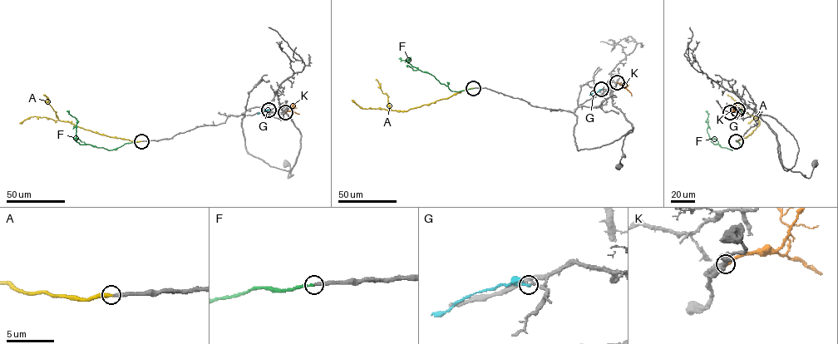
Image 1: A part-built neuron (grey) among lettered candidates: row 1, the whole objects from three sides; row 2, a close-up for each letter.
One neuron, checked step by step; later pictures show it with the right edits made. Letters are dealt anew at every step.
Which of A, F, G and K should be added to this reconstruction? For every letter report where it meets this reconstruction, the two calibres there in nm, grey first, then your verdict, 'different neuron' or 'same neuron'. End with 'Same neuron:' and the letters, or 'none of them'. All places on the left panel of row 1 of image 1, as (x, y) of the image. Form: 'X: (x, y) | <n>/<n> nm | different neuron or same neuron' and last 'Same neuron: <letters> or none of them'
A: (141, 141) | 280/400 nm | same neuron
F: (141, 141) | 280/170 nm | different neuron
G: (268, 110) | 160/220 nm | different neuron
K: (285, 112) | 460/300 nm | different neuron
Same neuron: A

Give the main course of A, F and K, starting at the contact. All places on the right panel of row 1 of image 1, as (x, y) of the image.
A: (736, 140), (750, 135), (759, 121), (743, 111), (741, 106), (727, 95)
F: (736, 141), (739, 143), (738, 147), (732, 149), (711, 142), (707, 130), (707, 110)
K: (730, 112), (744, 114)

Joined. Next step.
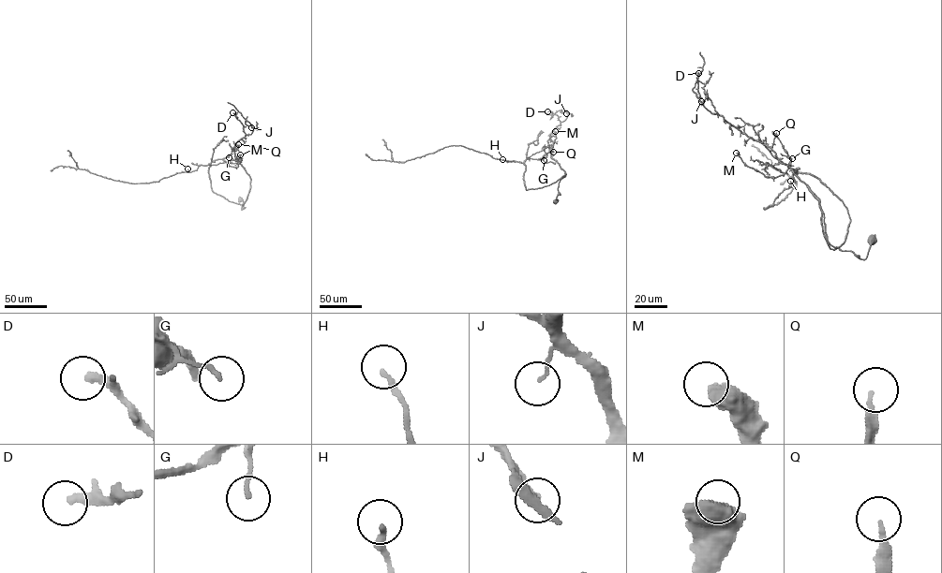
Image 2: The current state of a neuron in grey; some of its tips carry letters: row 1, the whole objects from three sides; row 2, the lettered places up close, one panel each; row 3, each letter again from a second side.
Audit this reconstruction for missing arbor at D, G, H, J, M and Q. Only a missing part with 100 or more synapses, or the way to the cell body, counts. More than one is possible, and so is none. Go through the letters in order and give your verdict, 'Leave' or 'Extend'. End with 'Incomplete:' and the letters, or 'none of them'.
D: Leave
G: Leave
H: Leave
J: Leave
M: Leave
Q: Leave
Incomplete: none of them

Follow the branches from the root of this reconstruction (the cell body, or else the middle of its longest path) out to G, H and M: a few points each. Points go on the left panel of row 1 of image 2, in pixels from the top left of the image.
G: (241, 199), (242, 210), (250, 185), (247, 198), (241, 204), (230, 201), (212, 190), (209, 164), (229, 157)
H: (241, 199), (242, 210), (250, 185), (246, 201), (239, 204), (212, 190), (211, 165), (187, 168)
M: (241, 199), (242, 210), (250, 185), (242, 204), (230, 201), (208, 172), (218, 159), (237, 167), (240, 154)

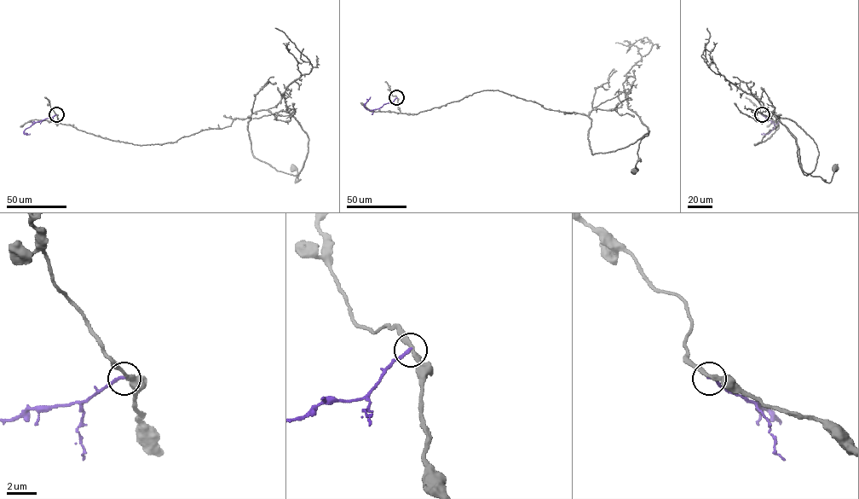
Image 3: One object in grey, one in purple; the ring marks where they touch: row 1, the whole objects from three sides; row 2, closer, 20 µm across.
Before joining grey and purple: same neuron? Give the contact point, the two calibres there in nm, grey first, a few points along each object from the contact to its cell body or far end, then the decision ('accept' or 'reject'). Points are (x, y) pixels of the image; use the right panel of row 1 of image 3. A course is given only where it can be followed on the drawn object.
at (762, 114); 280 nm thick on the grey side, 170 nm on the other; grey runs (762, 114), (778, 128), (754, 144), (790, 118), (819, 153), (805, 175), (798, 147), (807, 173), (834, 168); purple runs (762, 114), (772, 121), (775, 127), (766, 134), (761, 134); reject

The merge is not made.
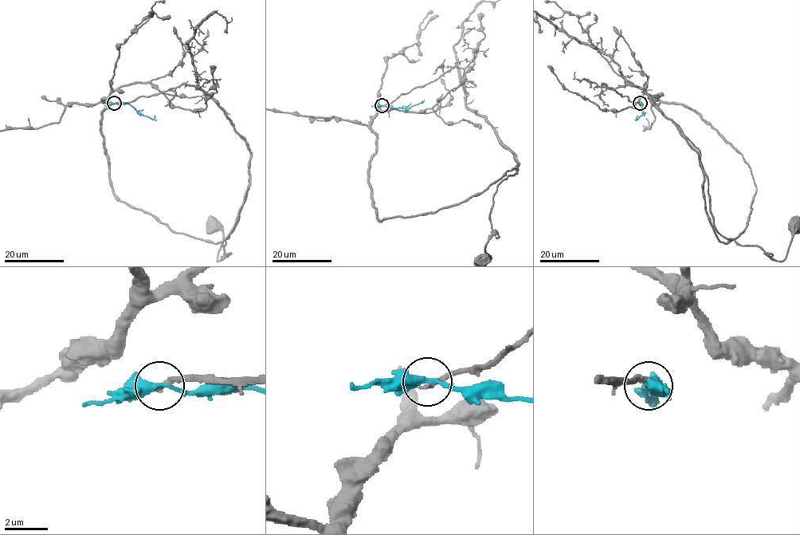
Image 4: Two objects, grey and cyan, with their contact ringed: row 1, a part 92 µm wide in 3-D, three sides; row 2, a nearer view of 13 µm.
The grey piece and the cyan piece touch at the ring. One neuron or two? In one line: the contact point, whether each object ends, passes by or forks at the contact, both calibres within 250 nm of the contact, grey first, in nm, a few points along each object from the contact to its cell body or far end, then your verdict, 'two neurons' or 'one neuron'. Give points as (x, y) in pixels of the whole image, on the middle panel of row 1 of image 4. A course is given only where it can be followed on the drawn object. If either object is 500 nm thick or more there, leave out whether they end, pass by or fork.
(382, 105) | grey ends | cyan passes by | 220/320 nm | grey via (382, 105), (453, 67), (464, 70), (465, 105), (518, 164), (496, 192), (485, 251), (491, 257), (482, 260) | cyan via (382, 105), (409, 108), (424, 100) | two neurons

